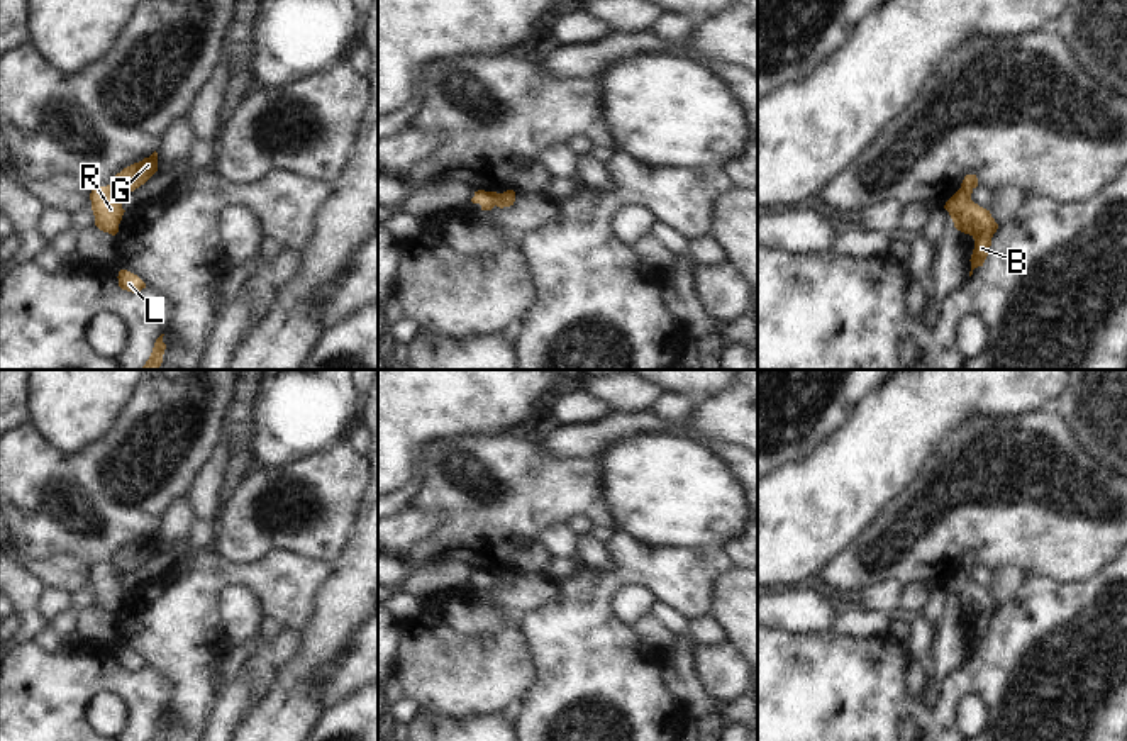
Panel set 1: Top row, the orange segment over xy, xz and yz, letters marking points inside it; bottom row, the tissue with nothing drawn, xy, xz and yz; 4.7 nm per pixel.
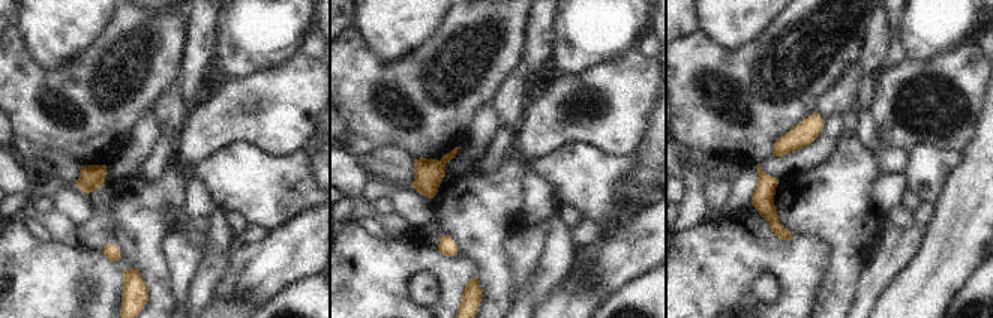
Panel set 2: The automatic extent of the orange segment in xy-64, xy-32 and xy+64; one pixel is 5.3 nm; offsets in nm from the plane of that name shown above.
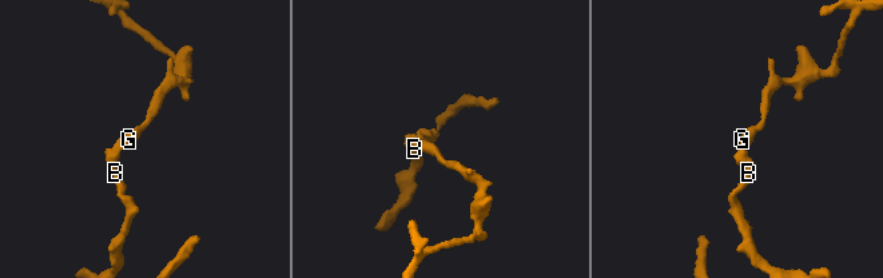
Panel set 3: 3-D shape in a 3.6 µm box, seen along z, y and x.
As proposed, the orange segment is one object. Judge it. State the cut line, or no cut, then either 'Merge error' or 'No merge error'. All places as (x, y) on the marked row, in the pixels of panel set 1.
Split along xy (111, 183), (122, 192). Merge error.

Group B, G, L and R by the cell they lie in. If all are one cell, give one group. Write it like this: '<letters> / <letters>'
B L R / G

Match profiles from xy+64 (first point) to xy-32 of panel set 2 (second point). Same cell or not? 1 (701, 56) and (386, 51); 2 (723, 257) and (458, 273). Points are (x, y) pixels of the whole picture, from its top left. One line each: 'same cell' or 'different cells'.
1: different cells
2: same cell

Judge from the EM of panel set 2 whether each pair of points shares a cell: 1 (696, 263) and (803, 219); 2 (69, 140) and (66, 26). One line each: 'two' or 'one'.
1: two
2: two

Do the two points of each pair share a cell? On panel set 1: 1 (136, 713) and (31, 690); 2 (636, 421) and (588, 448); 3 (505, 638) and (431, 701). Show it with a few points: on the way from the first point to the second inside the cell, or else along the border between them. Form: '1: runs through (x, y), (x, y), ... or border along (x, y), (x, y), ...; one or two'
1: runs through (116, 685), (63, 684), (58, 687); one
2: runs through (624, 424), (612, 426), (600, 436); one
3: runs through (487, 657), (468, 675), (456, 675), (449, 682); one

